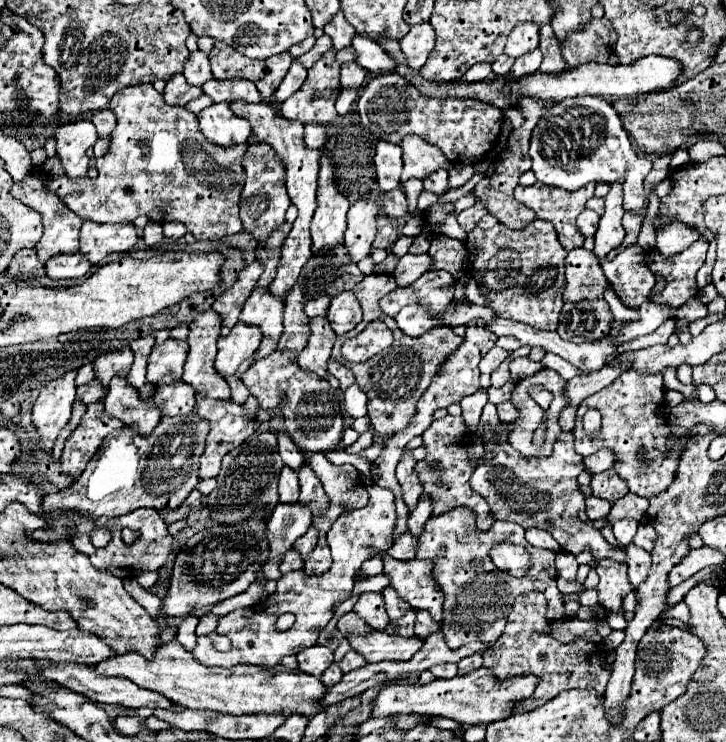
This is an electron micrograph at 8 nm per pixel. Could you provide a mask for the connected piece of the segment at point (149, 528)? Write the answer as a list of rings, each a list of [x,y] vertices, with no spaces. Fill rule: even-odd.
[[[137,509],[129,515],[123,515],[119,519],[107,519],[107,517],[97,517],[95,521],[89,519],[89,517],[75,517],[75,537],[71,537],[69,541],[77,551],[89,555],[91,563],[101,569],[101,571],[109,571],[113,573],[115,577],[119,579],[125,579],[125,577],[137,577],[141,571],[157,571],[167,555],[171,553],[171,545],[173,545],[173,537],[167,533],[167,525],[165,521],[161,519],[159,511],[157,509]],[[87,525],[101,525],[101,527],[107,527],[113,535],[111,543],[105,547],[105,549],[95,549],[89,541],[89,533],[93,529],[87,529]],[[123,527],[131,527],[135,531],[141,533],[141,539],[135,543],[135,545],[125,545],[123,539],[121,539],[121,531]]]

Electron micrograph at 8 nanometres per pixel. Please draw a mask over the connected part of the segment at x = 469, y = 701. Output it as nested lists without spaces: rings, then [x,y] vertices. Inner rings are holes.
[[[485,667],[475,669],[467,675],[457,675],[453,679],[435,679],[429,685],[391,683],[379,691],[373,703],[373,717],[423,713],[423,715],[443,715],[463,725],[487,725],[511,717],[513,703],[533,697],[535,685],[539,685],[539,679],[533,673],[523,673],[521,677],[511,677],[511,679],[495,679],[495,675]]]

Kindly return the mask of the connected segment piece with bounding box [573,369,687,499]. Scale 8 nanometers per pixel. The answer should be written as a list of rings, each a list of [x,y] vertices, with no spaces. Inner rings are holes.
[[[633,369],[625,371],[609,387],[583,399],[583,403],[577,409],[573,429],[575,451],[581,457],[589,457],[603,447],[611,449],[617,457],[613,469],[621,475],[621,479],[627,483],[631,493],[647,499],[671,485],[679,465],[679,451],[685,447],[685,441],[677,441],[677,439],[685,439],[687,435],[687,429],[679,429],[671,423],[663,423],[657,417],[665,405],[663,395],[665,395],[665,387],[663,387],[661,373],[637,375],[633,373]],[[591,407],[595,407],[603,417],[601,431],[597,435],[585,433],[582,426],[583,415]]]

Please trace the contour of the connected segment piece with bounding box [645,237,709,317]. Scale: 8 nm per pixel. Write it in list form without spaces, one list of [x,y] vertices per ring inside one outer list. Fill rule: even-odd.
[[[701,237],[691,247],[687,247],[681,253],[675,253],[675,257],[663,257],[657,249],[651,249],[645,253],[647,267],[665,279],[665,287],[661,293],[655,293],[651,297],[657,305],[667,305],[671,309],[671,315],[677,307],[681,307],[687,299],[691,299],[699,289],[695,283],[695,273],[705,261],[709,241]]]

